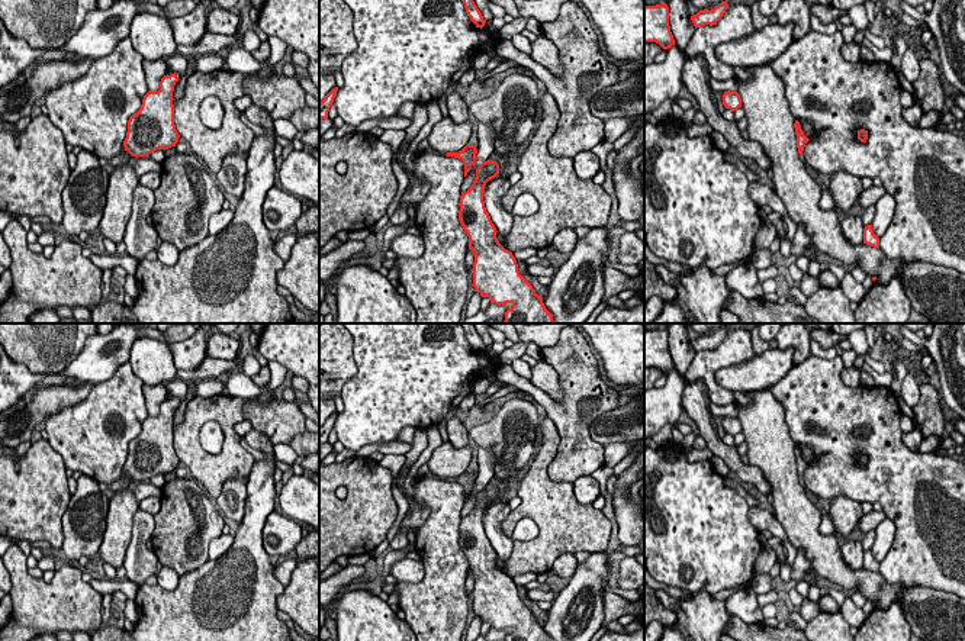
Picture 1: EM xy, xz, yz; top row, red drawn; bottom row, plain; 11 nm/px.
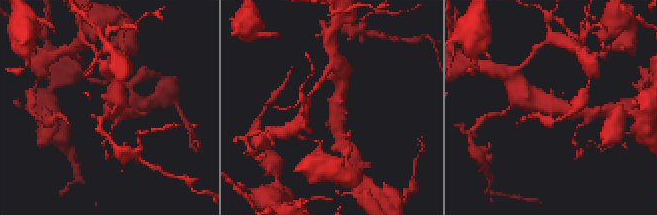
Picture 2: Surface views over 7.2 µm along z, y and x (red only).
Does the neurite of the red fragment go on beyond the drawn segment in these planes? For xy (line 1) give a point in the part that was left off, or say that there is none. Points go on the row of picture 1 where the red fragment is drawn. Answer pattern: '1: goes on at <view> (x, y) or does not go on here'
1: does not go on here

